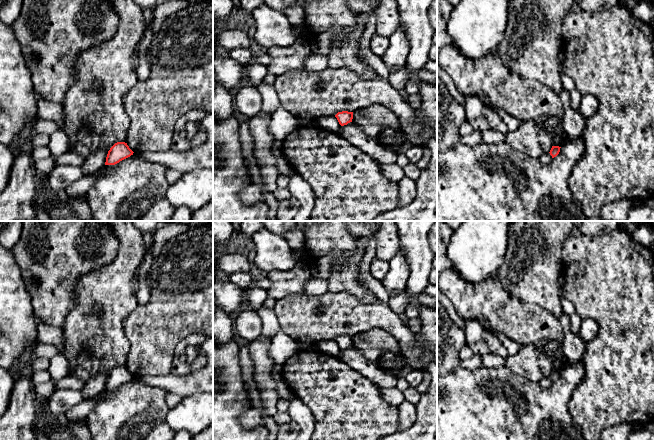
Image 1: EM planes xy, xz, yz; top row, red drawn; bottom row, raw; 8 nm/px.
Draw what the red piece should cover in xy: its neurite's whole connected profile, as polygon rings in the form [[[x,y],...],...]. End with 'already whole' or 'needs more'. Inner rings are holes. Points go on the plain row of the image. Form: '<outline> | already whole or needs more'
[[[125,366],[115,367],[108,375],[105,389],[115,389],[133,379],[133,375]]] | already whole

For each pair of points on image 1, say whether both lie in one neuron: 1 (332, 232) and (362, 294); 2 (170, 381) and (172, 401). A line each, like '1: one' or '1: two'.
1: one
2: two

